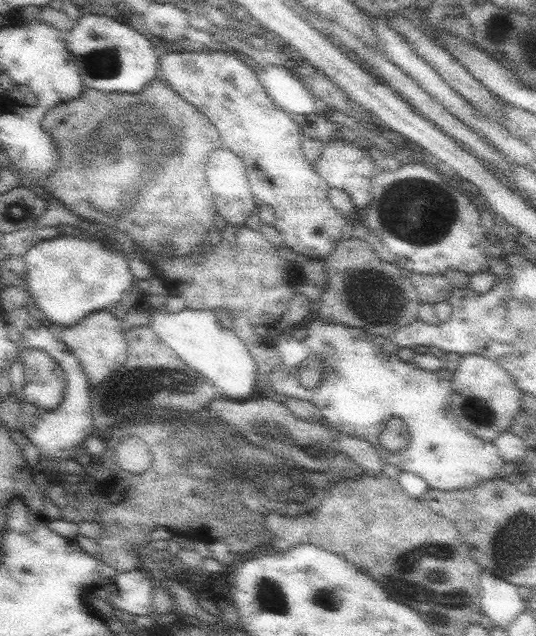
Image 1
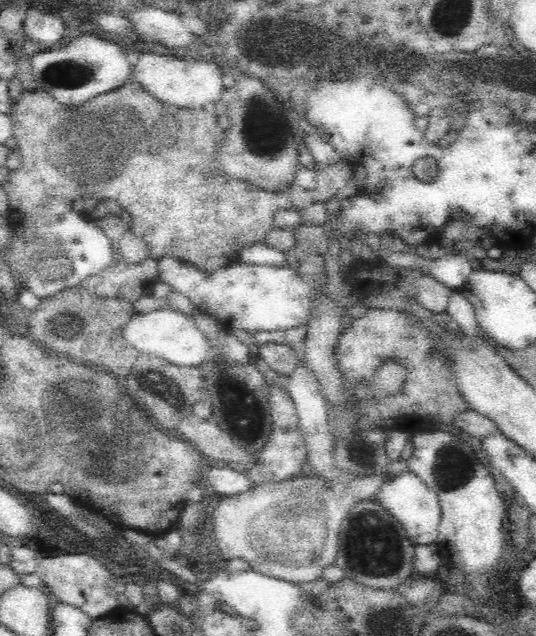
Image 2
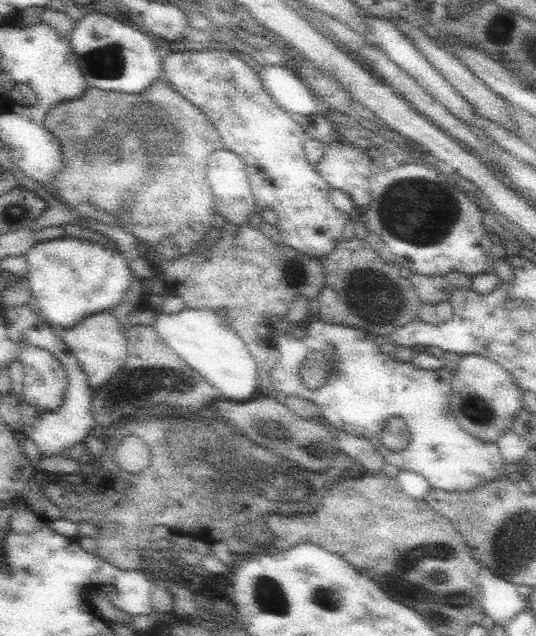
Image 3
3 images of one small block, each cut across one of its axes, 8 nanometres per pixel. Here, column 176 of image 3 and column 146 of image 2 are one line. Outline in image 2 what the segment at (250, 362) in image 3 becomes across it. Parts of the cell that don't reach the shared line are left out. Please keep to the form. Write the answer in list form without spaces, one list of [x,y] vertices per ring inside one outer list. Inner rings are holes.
[[[164,306],[160,310],[148,312],[148,314],[136,312],[136,316],[124,328],[124,340],[138,354],[154,354],[154,356],[160,356],[178,366],[200,366],[212,356],[212,348],[214,348],[214,344],[210,344],[206,340],[206,336],[202,332],[198,332],[198,326],[196,326],[192,314],[176,312],[170,306]]]

